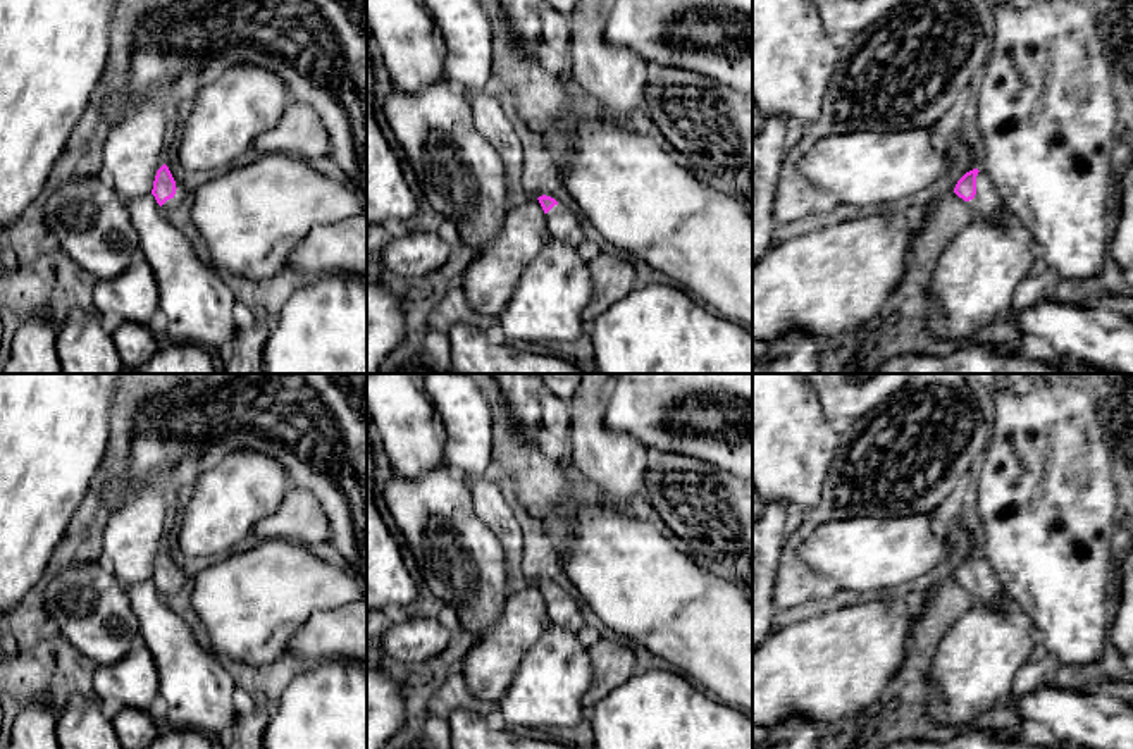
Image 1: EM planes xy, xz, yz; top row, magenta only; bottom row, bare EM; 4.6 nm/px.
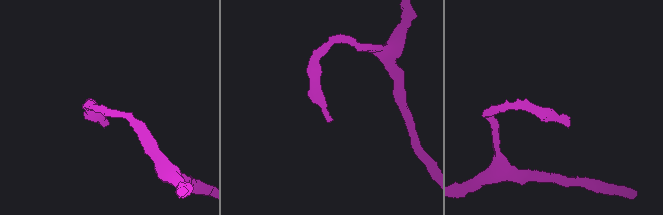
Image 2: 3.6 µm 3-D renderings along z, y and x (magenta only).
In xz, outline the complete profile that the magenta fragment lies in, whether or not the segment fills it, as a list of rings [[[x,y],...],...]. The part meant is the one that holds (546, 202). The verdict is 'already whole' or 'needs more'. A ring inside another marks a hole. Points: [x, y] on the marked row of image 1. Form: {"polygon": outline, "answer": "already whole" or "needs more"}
{"polygon": [[[546,195],[539,196],[537,200],[546,214],[546,224],[551,236],[573,248],[585,241],[584,229],[572,208],[560,205],[554,198]]], "answer": "needs more"}

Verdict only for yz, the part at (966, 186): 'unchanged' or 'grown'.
grown

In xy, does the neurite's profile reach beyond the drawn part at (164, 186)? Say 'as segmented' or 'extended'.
extended

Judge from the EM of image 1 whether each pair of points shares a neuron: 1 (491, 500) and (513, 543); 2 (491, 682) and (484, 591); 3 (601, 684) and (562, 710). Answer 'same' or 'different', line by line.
1: same
2: different
3: different

